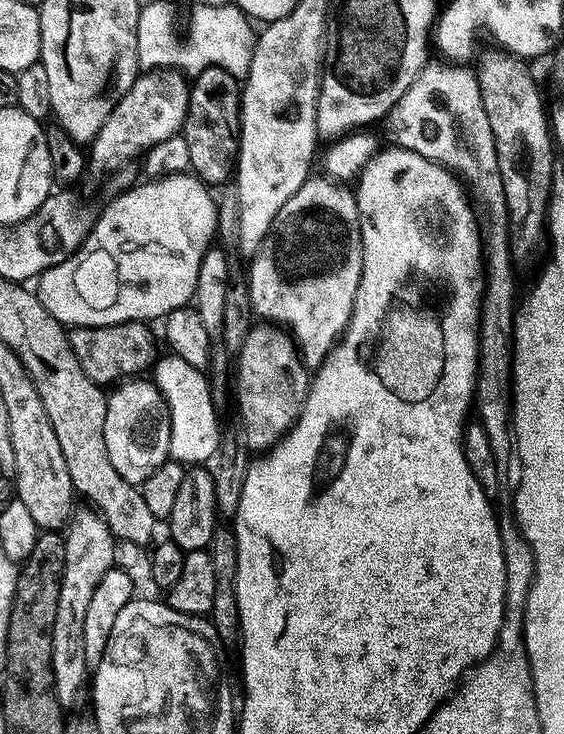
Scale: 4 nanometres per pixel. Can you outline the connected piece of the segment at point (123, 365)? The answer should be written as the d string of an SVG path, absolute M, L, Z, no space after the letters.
M138 320L114 326L72 328L68 332L68 342L86 378L101 386L112 386L125 378L147 373L153 367L158 351L156 352L156 340L148 328L151 327L147 323Z

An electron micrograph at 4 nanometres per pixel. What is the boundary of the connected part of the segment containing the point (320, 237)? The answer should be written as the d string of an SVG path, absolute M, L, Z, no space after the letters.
M323 175L315 176L305 180L302 187L286 202L286 206L282 206L282 210L278 210L270 233L274 238L274 242L271 242L272 246L282 248L286 252L286 264L282 268L278 268L278 274L286 276L284 284L292 286L290 290L284 292L284 296L280 296L276 300L270 316L277 325L285 326L294 333L303 363L307 367L309 364L309 369L312 370L319 368L320 363L327 358L337 340L343 336L344 328L352 317L352 307L358 290L362 263L361 253L354 250L354 245L358 240L358 213L355 195L349 189L347 192L344 189L347 187L331 178L325 178Z

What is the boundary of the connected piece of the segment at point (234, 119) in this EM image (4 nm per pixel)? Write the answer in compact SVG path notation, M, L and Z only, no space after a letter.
M201 68L195 73L196 81L191 81L188 90L188 109L182 129L182 139L187 152L187 163L192 168L197 180L203 180L205 185L220 184L231 177L234 172L236 153L240 150L240 94L242 84L237 77L221 68Z

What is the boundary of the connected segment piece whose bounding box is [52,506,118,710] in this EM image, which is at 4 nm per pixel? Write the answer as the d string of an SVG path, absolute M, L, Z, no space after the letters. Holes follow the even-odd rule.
M77 507L73 511L63 533L64 569L60 575L58 590L58 610L54 614L52 627L52 673L54 690L60 707L71 710L80 699L85 699L86 685L90 680L90 665L86 662L83 626L86 622L86 609L90 598L106 574L117 563L116 547L118 541L108 529L108 524L100 513L91 507ZM68 532L68 533L67 533Z

